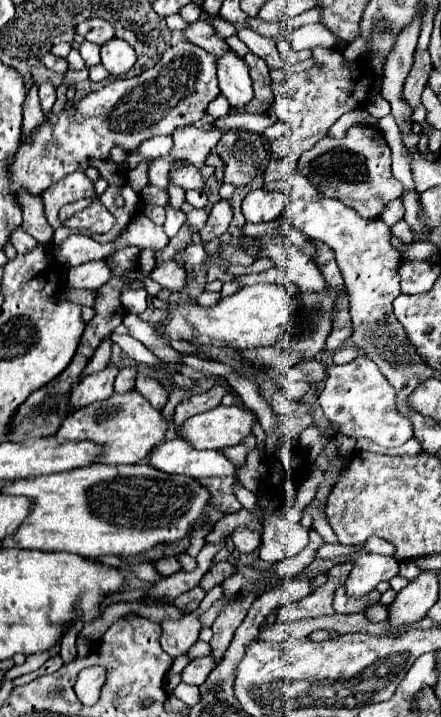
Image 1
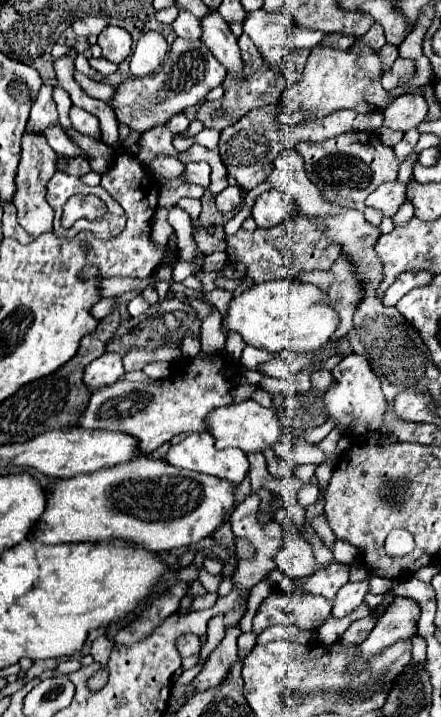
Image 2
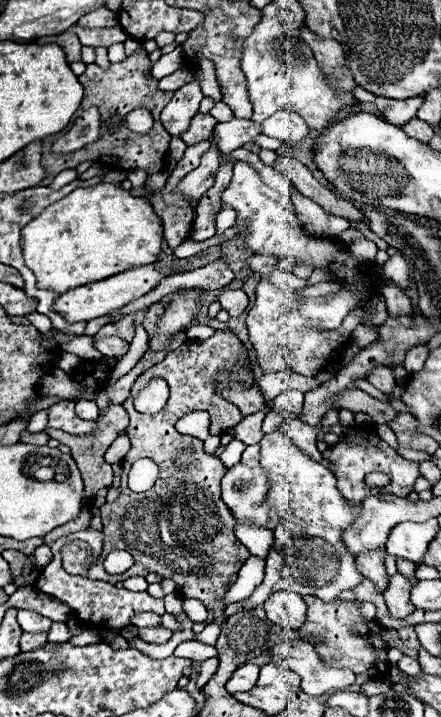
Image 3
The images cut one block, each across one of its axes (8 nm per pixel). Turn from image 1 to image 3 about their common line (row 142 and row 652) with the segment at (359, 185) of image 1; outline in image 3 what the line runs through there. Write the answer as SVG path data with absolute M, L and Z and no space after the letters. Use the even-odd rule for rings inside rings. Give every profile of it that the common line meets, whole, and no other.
M306 596L304 602L308 606L308 614L306 614L304 626L298 630L300 640L310 642L328 666L354 670L354 674L358 676L358 680L352 684L354 690L360 690L360 686L370 680L386 678L386 674L390 670L390 660L388 660L386 652L390 646L380 636L384 632L384 626L380 622L366 620L358 610L356 600L352 600L352 602L344 602L344 600L322 602L316 596ZM316 638L320 638L320 642L316 642Z

